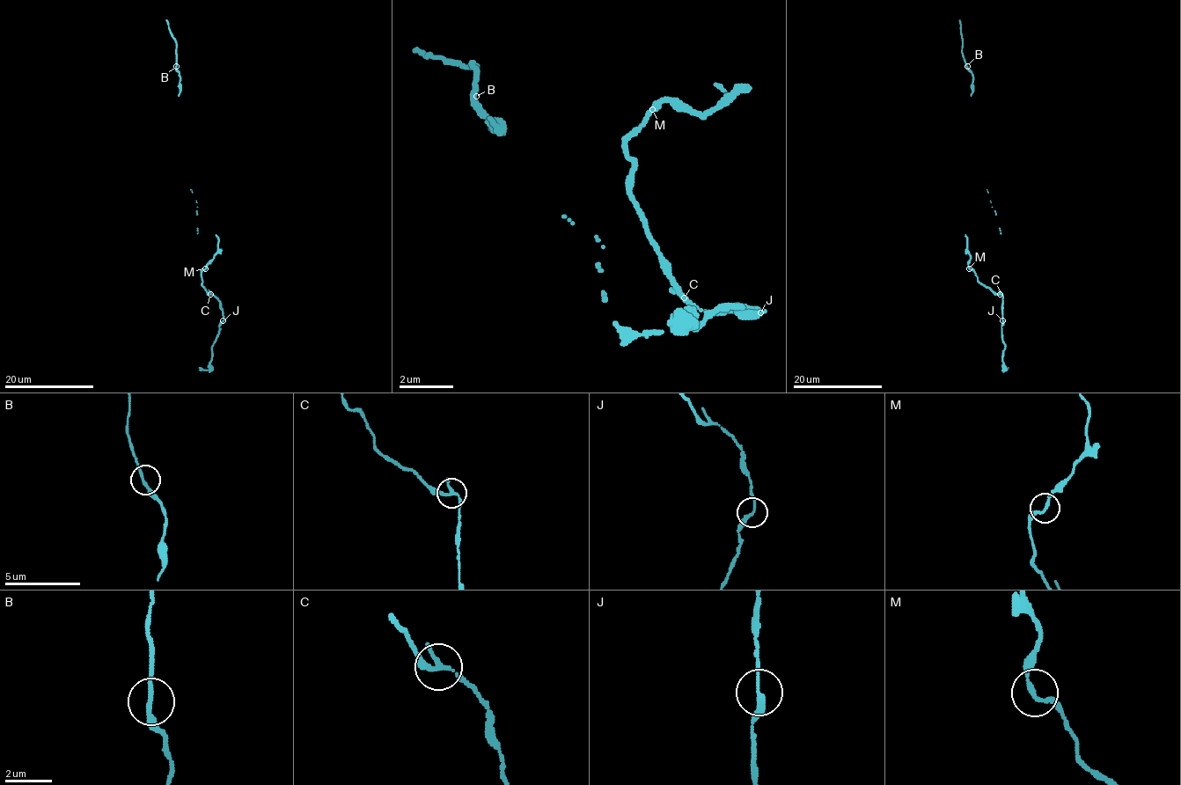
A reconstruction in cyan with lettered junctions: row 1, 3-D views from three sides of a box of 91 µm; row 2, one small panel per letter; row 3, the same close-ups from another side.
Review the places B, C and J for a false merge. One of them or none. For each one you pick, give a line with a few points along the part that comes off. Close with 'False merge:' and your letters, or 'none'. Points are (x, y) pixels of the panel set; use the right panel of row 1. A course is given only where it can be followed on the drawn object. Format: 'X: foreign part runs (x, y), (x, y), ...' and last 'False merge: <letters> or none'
C: foreign part runs (1001, 294), (994, 294), (983, 285), (968, 267), (971, 258), (964, 235)
False merge: C

